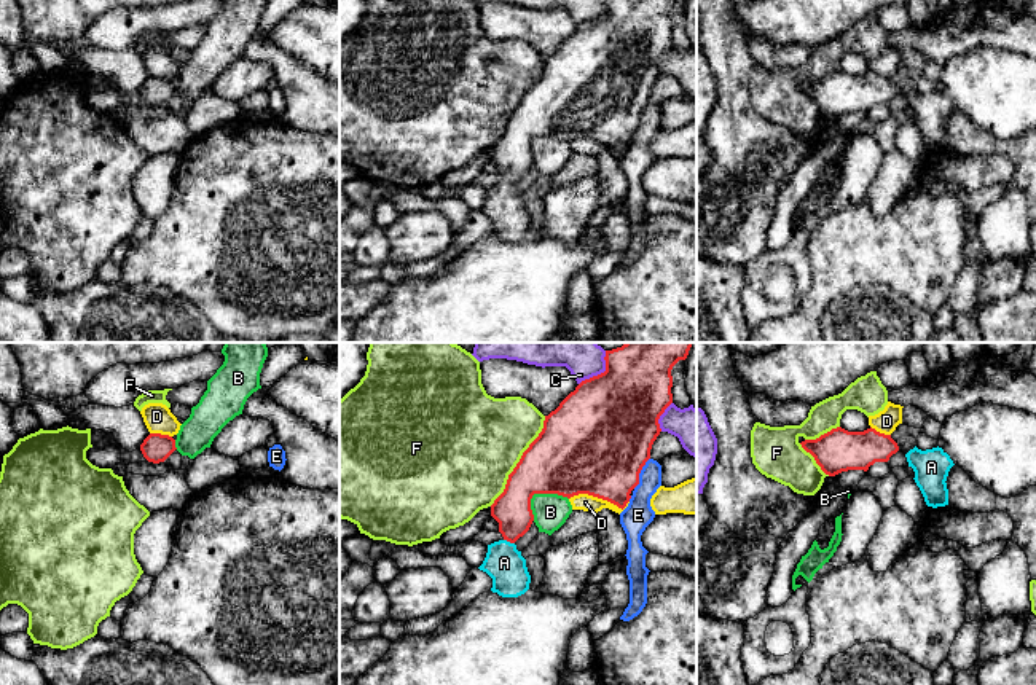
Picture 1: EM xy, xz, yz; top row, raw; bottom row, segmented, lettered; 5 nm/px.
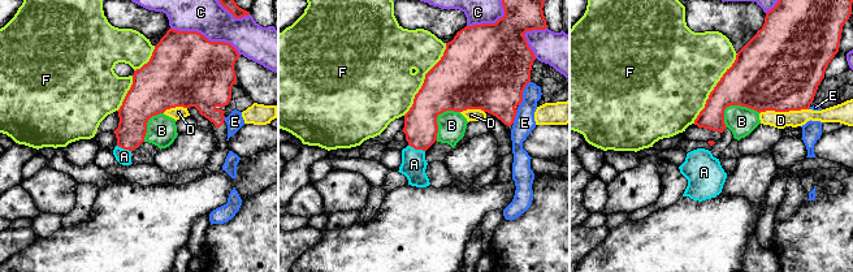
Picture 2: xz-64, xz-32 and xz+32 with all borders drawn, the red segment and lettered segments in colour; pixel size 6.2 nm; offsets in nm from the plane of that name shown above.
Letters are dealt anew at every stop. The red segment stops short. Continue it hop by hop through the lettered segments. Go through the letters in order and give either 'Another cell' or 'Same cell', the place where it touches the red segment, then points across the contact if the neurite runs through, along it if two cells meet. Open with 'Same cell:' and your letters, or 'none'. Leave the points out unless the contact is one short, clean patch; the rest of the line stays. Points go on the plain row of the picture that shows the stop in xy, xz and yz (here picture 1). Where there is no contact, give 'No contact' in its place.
Same cell: A
A: Same cell. Touches red at xz (509, 183). Path across: xz (512, 153), (509, 183), (504, 206)
B: Another cell. Touches red at xz (537, 136). Boundary: xz (568, 140), (534, 137), (531, 142), (533, 163)
C: Another cell. Touches red at xz (598, 18)
D: Another cell. Touches red at xz (600, 140)
E: Another cell. Touches red at xz (639, 115). Boundary: xz (649, 101), (639, 117), (639, 125), (633, 131)
F: Another cell. Touches red at xz (520, 104)

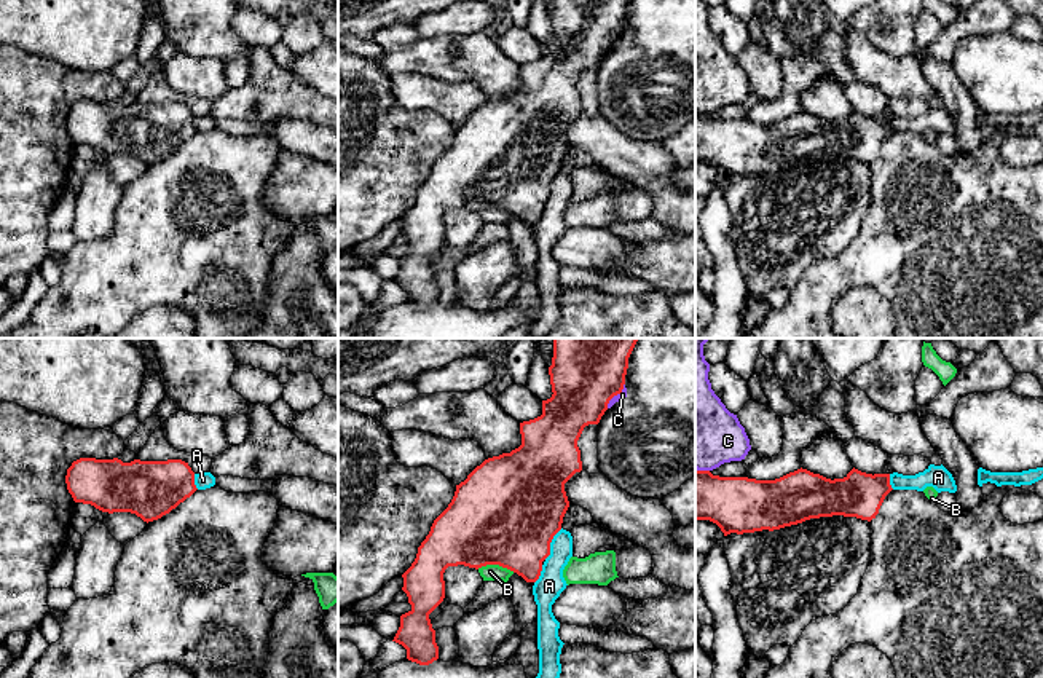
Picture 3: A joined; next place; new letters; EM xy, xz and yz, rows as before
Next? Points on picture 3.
Same cell: none
A: Another cell. Touches red at xz (549, 187). Boundary: xz (562, 171), (554, 179), (551, 195), (544, 201)
B: Another cell. Touches red at xz (496, 206)
C: Another cell. Touches red at xz (616, 37)

